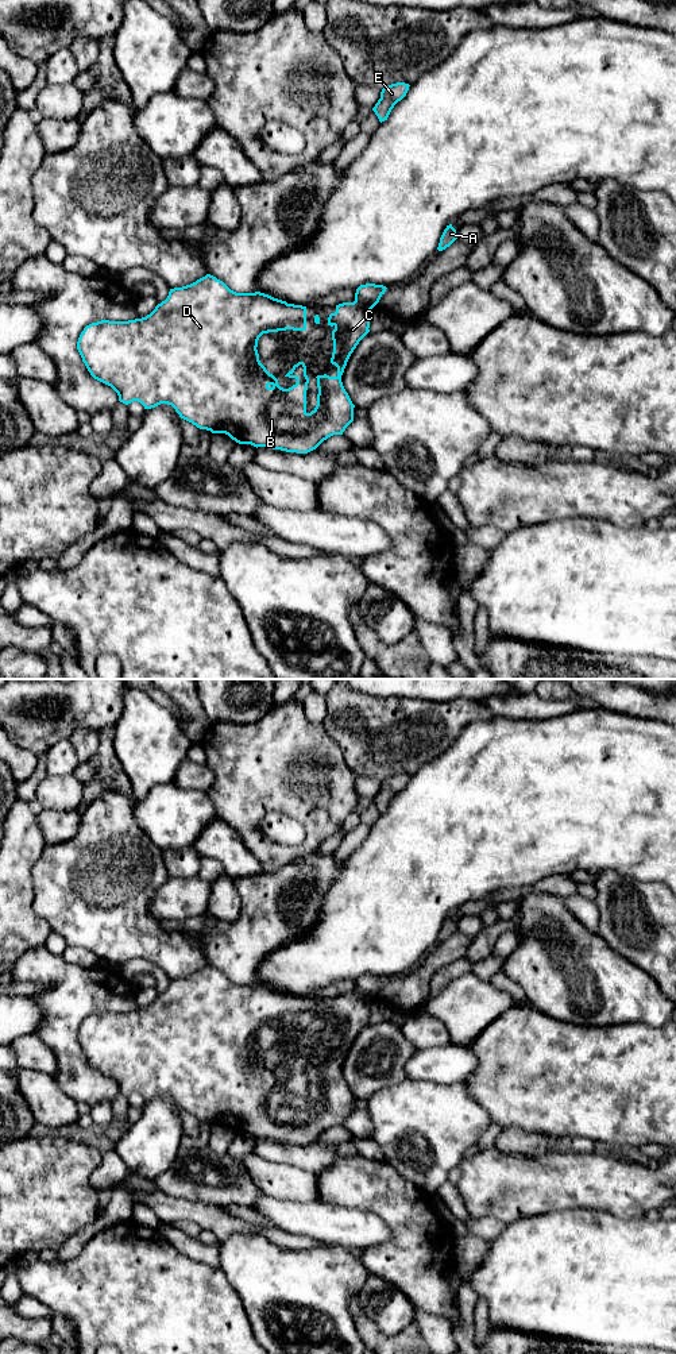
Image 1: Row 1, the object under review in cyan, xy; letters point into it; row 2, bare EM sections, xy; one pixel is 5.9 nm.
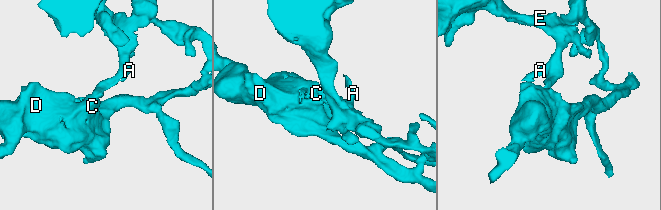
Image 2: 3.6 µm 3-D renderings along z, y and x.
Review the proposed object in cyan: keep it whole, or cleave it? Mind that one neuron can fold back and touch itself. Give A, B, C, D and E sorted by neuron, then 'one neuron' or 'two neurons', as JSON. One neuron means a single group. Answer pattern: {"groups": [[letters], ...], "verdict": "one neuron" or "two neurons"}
{"groups": [["A", "E"], ["B", "C", "D"]], "verdict": "two neurons"}

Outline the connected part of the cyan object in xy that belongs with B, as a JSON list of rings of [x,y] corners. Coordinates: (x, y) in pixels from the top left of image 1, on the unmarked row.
[[[210,965],[190,976],[170,980],[167,990],[146,1008],[128,1012],[101,1011],[86,1017],[78,1029],[77,1041],[90,1066],[111,1077],[117,1084],[119,1092],[125,1096],[138,1092],[144,1100],[151,1100],[167,1095],[175,1100],[181,1110],[197,1119],[212,1125],[225,1125],[239,1135],[308,1145],[328,1129],[343,1126],[354,1112],[355,1096],[343,1077],[341,1066],[351,1045],[370,1023],[370,1002],[355,994],[343,994],[336,996],[335,1004],[329,1006],[328,1017],[335,1019],[332,1022],[333,1044],[331,1054],[337,1058],[337,1066],[316,1068],[317,1096],[310,1104],[306,1103],[309,1069],[305,1054],[298,1053],[285,1066],[295,1069],[297,1075],[283,1080],[278,1076],[278,1071],[260,1054],[256,1041],[258,1031],[263,1025],[286,1021],[305,1022],[306,998],[287,995],[260,983],[236,984]]]

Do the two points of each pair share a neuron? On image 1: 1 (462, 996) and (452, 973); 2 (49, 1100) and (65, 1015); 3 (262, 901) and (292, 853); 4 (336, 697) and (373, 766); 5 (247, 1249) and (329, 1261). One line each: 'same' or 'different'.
1: different
2: different
3: different
4: same
5: same

